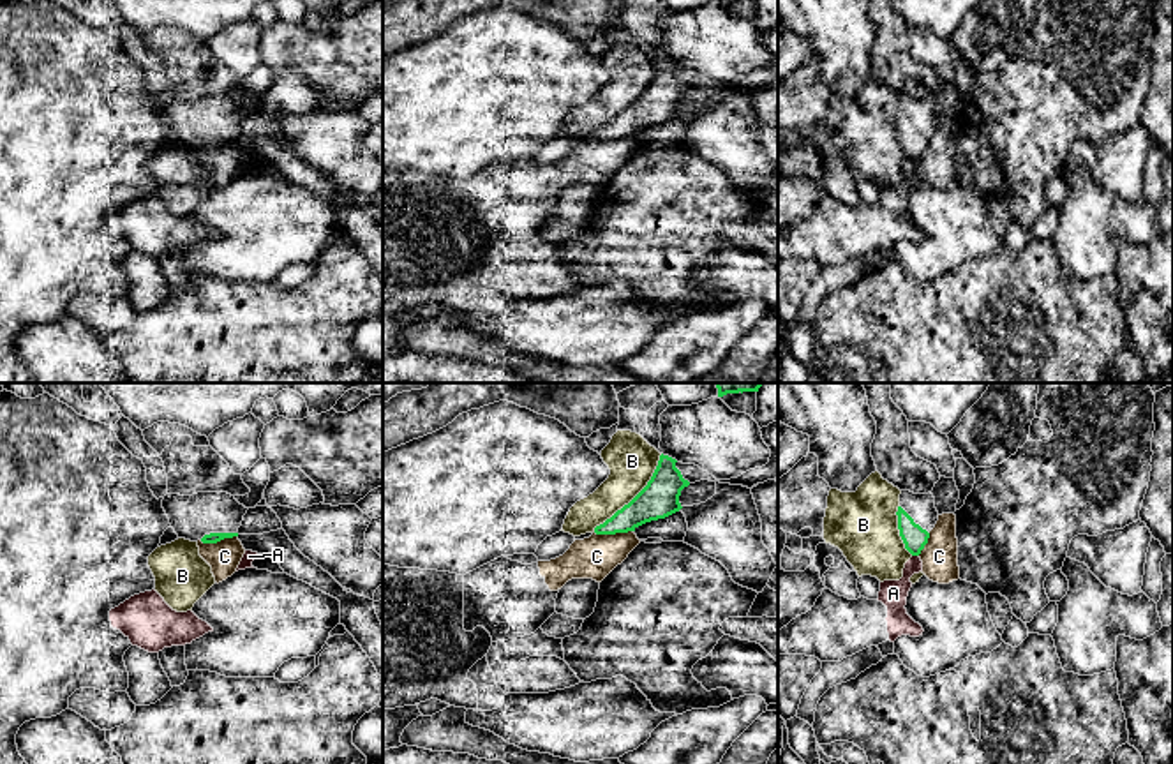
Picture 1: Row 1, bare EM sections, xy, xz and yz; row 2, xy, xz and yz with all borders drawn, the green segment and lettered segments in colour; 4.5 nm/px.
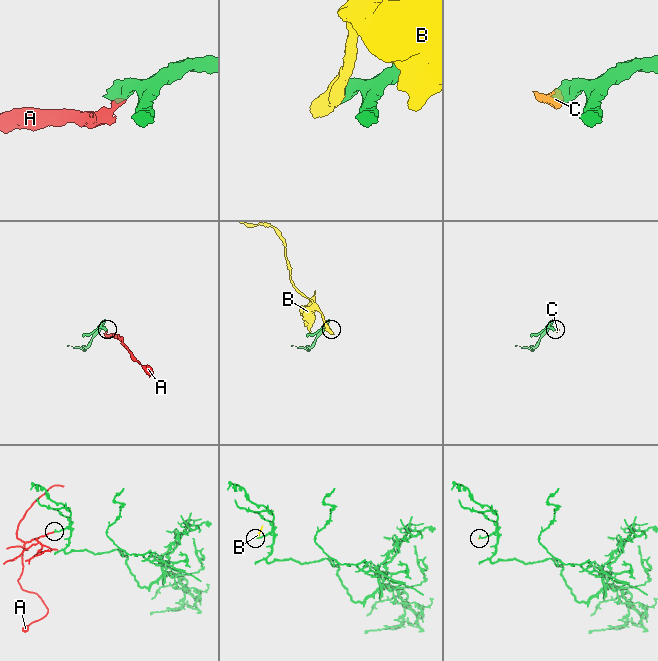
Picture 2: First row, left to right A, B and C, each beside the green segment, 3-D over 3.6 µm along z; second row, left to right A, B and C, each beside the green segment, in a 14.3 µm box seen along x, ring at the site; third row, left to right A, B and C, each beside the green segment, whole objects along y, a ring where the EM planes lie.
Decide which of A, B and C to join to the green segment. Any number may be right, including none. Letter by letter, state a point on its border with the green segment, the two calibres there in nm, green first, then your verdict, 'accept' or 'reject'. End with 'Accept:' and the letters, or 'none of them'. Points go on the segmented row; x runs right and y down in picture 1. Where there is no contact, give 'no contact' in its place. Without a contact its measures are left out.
A: yz (916, 554) | 110/130 nm | reject
B: xz (635, 496) | 180/220 nm | reject
C: xz (612, 533) | 160/190 nm | reject
Accept: none of them

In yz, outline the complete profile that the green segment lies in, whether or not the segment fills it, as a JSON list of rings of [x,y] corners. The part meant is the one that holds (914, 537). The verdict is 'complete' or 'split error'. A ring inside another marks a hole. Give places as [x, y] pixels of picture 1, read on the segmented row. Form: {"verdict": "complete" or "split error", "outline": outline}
{"verdict": "split error", "outline": [[[901,491],[896,515],[905,549],[912,556],[919,556],[928,543],[930,531],[938,521],[933,494],[914,494],[910,491]]]}

